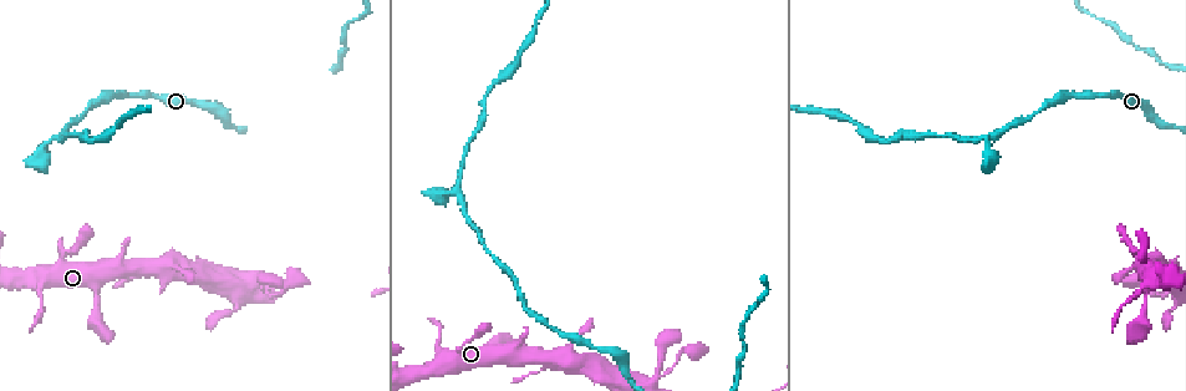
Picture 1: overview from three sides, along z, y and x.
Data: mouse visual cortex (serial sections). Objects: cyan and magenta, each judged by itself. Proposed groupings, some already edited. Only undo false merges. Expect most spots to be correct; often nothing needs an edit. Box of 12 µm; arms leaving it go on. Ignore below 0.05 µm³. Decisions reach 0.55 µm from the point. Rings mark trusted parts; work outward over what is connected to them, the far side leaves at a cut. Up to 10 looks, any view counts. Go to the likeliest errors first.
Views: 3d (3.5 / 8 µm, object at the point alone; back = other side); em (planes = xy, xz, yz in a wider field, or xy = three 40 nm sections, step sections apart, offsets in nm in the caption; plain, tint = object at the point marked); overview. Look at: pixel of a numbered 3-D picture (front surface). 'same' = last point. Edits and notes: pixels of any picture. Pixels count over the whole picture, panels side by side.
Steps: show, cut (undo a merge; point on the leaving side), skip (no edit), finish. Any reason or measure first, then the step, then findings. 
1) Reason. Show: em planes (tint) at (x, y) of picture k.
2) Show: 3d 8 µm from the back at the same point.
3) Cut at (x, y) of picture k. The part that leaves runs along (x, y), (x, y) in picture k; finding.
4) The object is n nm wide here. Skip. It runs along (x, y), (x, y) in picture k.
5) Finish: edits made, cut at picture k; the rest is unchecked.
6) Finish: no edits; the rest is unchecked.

Show: em xy step 2 (tint) at (458, 189) of picture 1.

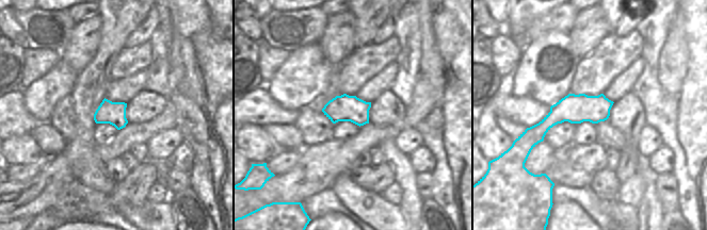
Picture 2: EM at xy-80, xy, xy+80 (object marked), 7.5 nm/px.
Wider look. Show: 3d 3.5 µm from the back at the same point.

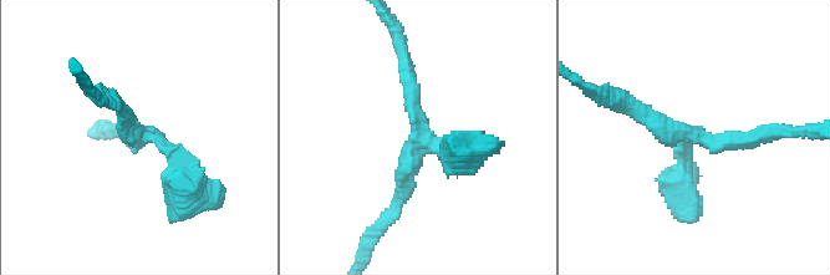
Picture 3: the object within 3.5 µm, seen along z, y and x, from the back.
The arms are 200, 200, 250 nm wide. Skip. All the same cell.

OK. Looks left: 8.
Thick turns thin. Show: 3d 3.5 µm at (167, 268) of picture 1.

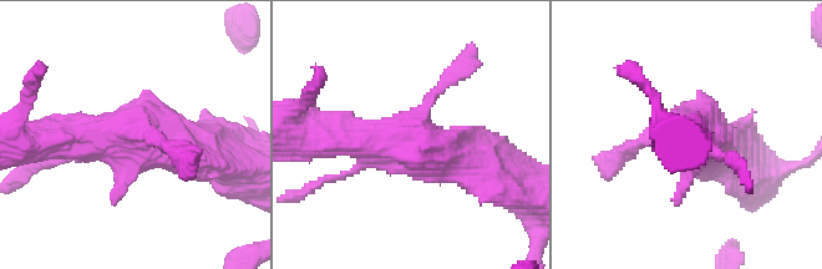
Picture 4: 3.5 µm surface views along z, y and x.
Show: em xy step 1 (tint) at (130, 138) of picture 4.

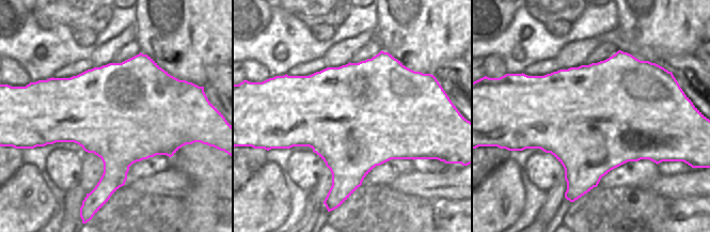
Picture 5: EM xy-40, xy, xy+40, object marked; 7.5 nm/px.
Skip. It runs along (321, 137), (432, 147), (486, 166) in picture 4; continuous, no second cell.

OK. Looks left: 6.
A narrow waist. Show: 3d 3.5 µm at (486, 96) of picture 1.

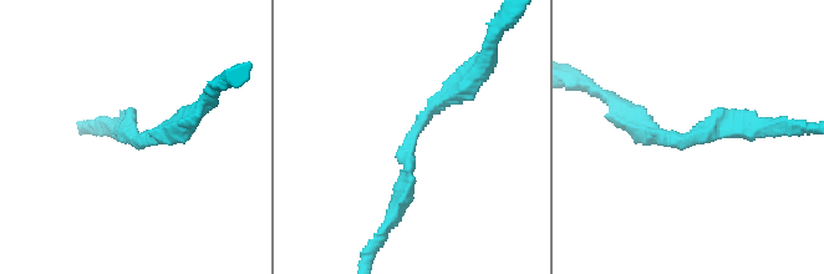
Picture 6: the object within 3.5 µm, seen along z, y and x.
The arms are 200, 250 nm wide. Show: em xy step 3 (tint) at (688, 139) of picture 6.

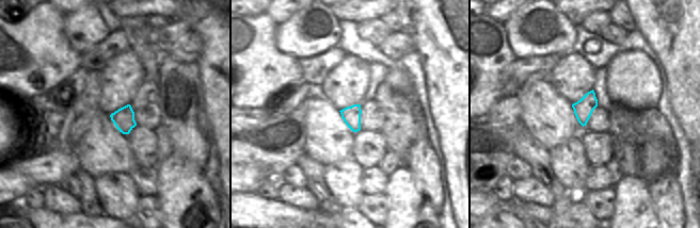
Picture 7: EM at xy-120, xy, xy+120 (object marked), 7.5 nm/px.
Skip. It runs along (395, 212), (407, 138), (468, 81) in picture 6; all the same cell.

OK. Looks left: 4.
Thin neck. Show: 3d 3.5 µm at (659, 371) of picture 1.

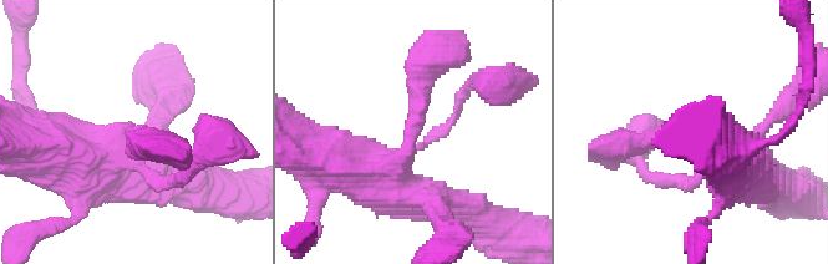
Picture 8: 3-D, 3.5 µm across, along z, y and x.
The arms are 250, 800 nm wide. Show: em xy step 3 (tint) at (412, 135) of picture 8.

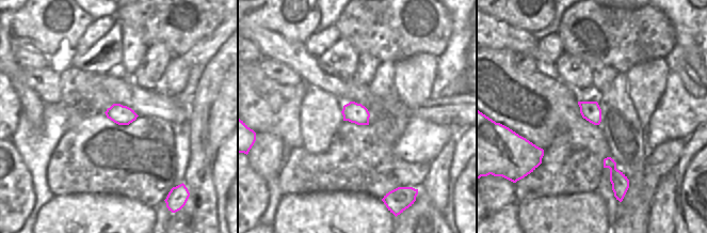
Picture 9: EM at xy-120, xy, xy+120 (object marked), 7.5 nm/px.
The object is 150 nm wide here. Skip. It runs along (356, 178), (406, 153), (432, 60) in picture 8; one cell here.

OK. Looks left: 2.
Finish: no edits; the rest is unchecked.

